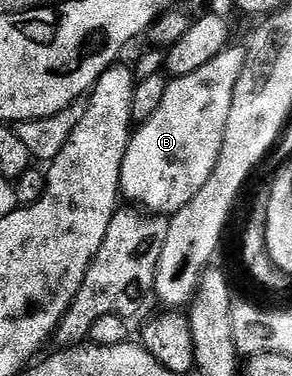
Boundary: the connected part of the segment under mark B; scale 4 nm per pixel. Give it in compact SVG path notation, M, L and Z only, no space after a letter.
M237 43L231 44L212 63L204 63L200 71L192 71L192 75L173 78L164 91L164 99L160 99L160 107L147 121L141 122L133 130L128 151L122 164L121 196L127 202L141 207L151 215L173 215L180 211L186 203L208 181L220 159L221 145L224 143L225 125L228 123L229 111L232 109L233 89L241 77L245 66L247 50Z

